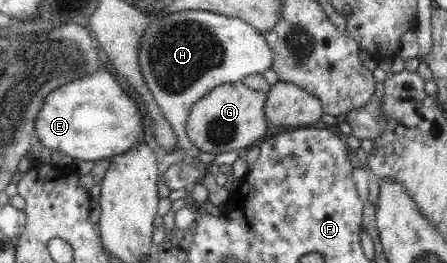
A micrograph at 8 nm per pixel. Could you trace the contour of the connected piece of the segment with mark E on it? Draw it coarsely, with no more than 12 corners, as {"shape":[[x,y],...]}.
{"shape":[[106,70],[53,90],[43,146],[76,162],[145,142],[139,106]]}

